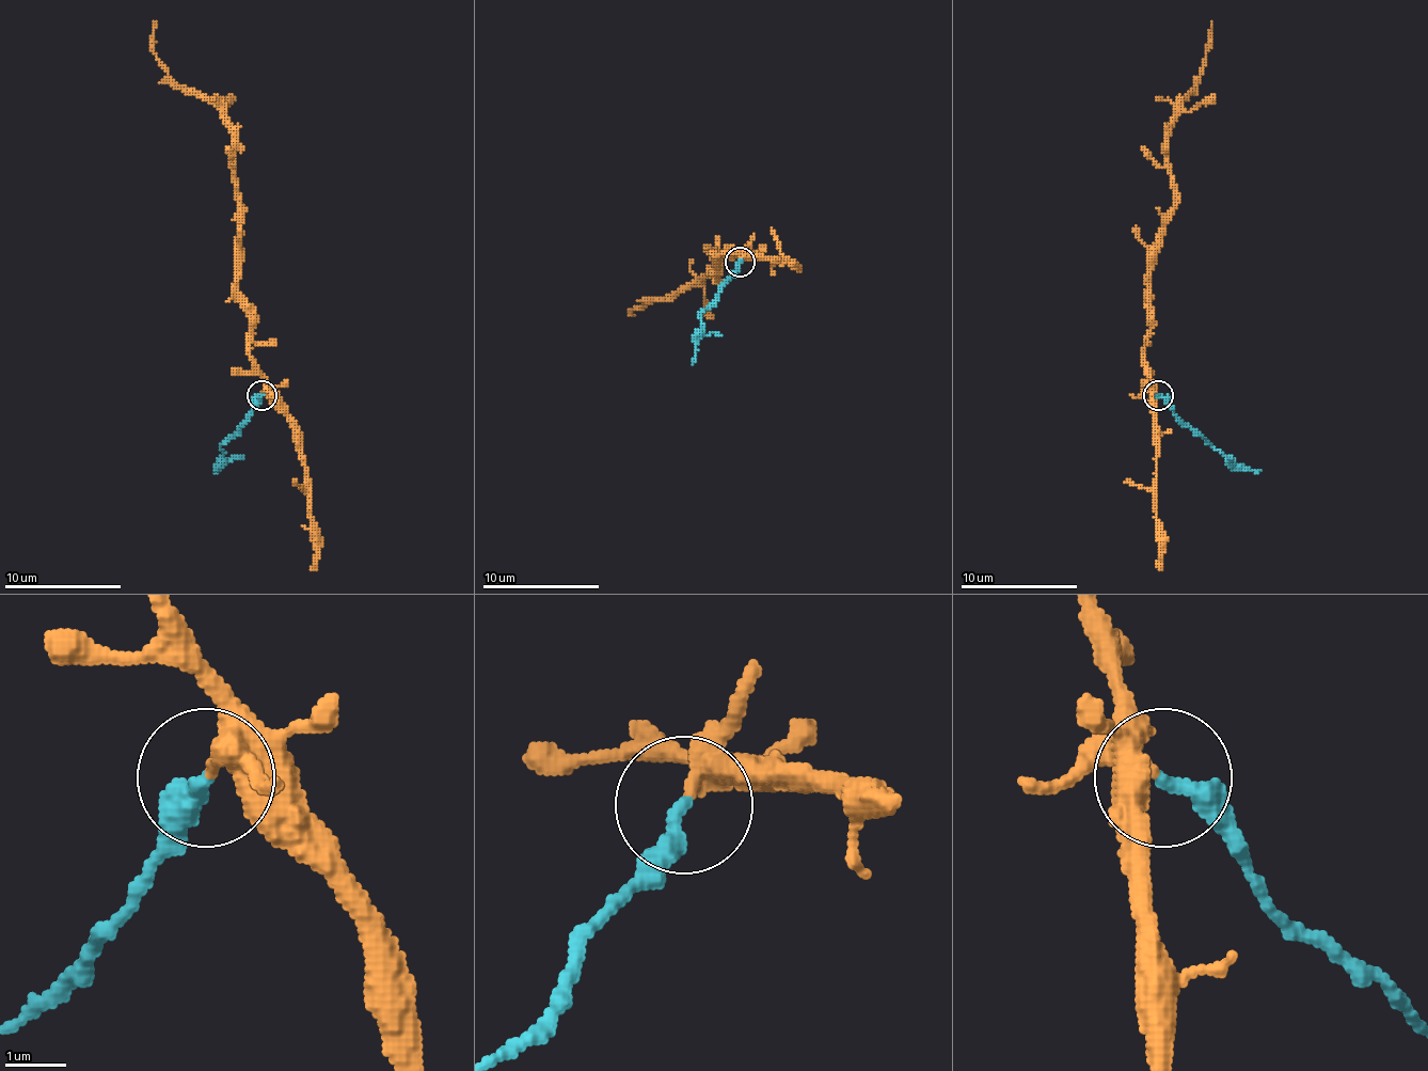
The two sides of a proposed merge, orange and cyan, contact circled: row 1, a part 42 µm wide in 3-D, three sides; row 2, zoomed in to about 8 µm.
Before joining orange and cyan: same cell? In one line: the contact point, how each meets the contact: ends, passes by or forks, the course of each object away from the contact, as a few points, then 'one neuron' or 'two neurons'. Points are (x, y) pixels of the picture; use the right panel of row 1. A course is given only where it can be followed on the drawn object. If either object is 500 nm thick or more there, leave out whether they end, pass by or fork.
place (1158, 395); orange passes by; cyan ends; course orange (1156, 394), (1144, 353), (1151, 298), (1151, 246), (1173, 205), (1168, 126), (1203, 74), (1211, 21); course cyan (1159, 394), (1168, 406), (1238, 465), (1260, 470); two neurons

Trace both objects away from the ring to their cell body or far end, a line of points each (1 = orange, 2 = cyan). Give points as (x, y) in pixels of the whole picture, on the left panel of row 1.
1: (260, 394), (247, 298), (238, 289), (232, 126), (168, 74), (153, 50), (156, 21)
2: (260, 394), (258, 406), (220, 446), (223, 456), (215, 470)

